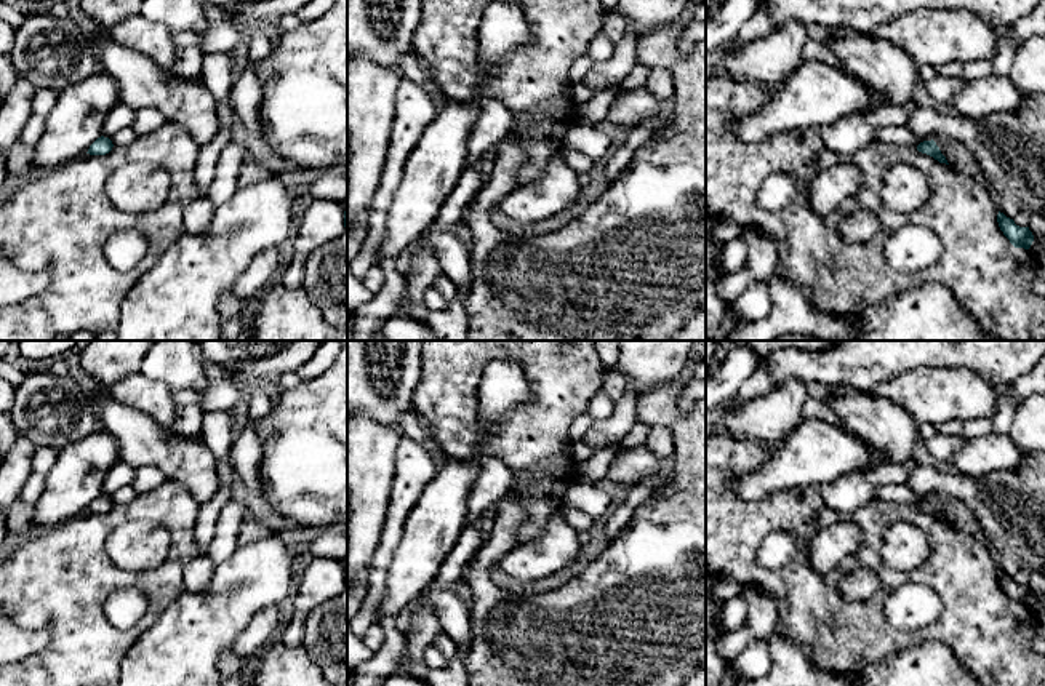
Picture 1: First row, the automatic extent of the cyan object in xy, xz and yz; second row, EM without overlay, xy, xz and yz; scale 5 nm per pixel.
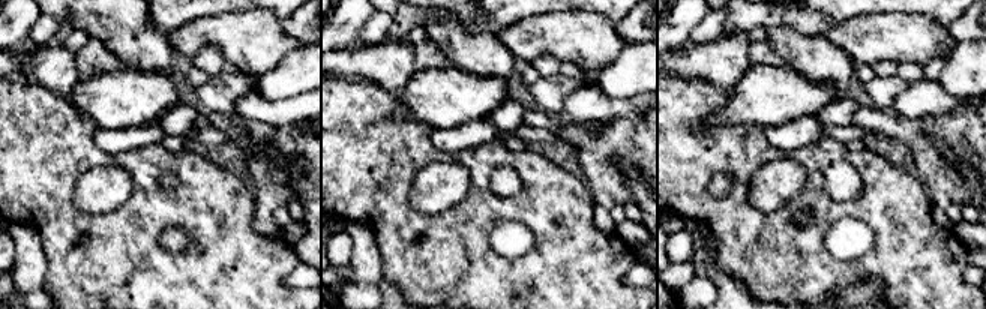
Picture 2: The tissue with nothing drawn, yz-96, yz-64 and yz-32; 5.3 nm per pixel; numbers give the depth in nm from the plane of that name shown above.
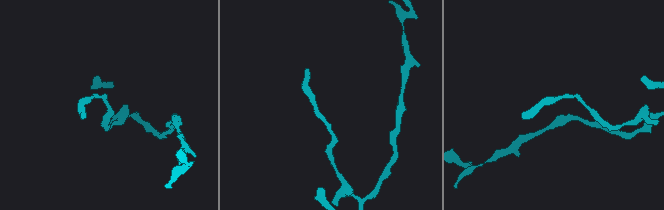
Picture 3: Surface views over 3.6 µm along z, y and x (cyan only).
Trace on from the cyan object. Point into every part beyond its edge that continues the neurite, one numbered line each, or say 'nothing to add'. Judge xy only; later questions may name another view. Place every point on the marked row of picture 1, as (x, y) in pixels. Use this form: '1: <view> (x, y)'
nothing to add

